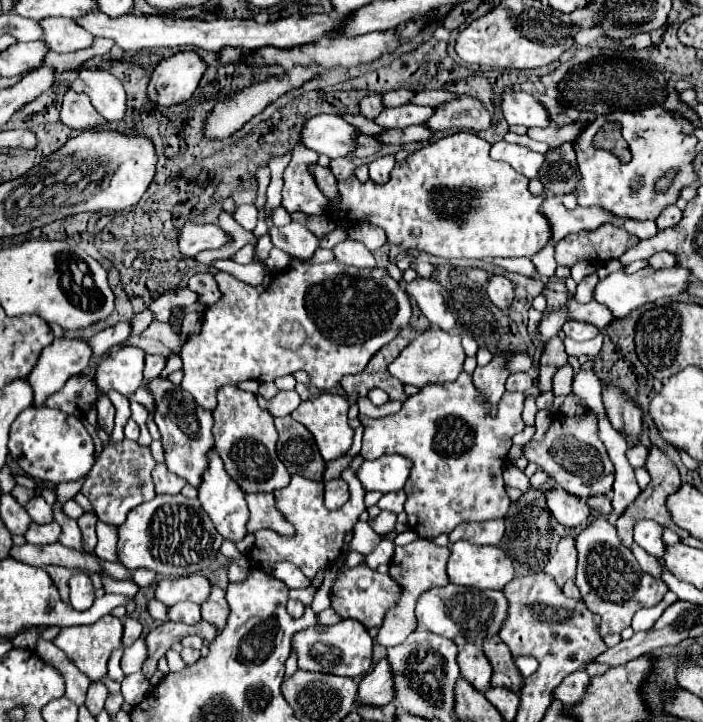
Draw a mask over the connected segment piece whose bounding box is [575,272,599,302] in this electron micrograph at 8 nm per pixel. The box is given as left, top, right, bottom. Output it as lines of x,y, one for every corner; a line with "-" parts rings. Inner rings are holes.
597,272
589,274
589,276
587,276
587,280
581,280
581,282
577,284
575,298
577,298
579,302
587,302
587,300
591,300
591,296
593,296
593,288
595,288
595,284
597,284
597,282
599,282

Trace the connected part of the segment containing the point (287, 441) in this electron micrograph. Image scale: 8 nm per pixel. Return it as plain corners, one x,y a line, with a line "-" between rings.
291,416
275,418
275,428
279,432
279,460
283,460
289,474
301,474
309,480
323,480
325,460
321,458
311,432

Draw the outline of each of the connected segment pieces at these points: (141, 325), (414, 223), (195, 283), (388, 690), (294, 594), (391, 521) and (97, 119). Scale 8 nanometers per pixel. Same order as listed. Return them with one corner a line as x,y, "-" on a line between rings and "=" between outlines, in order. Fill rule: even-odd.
151,310
139,312
139,314
135,314
135,318
137,318
137,324
133,324
133,336
141,334
141,332
151,324
151,322
155,322
155,314
153,314
=
455,132
437,142
423,146
421,150
407,156
405,162
395,164
391,176
385,184
375,184
373,180
359,182
355,176
339,182
339,198
335,204
321,194
315,180
309,174
308,165
317,163
319,154
303,145
295,147
291,162
283,172
283,208
293,212
303,212
307,216
329,214
331,218
349,222
369,222
387,232
391,244
405,250
419,250
441,258
487,258
487,256
525,256
531,258
551,240
549,222
539,212
543,196
533,196
527,188
529,180
515,172
509,164
495,162
489,156
489,142
471,132
=
211,272
193,274
187,286
197,294
197,302
201,302
201,304
213,304
215,300
221,298
221,292
219,292
=
385,656
359,682
359,696
357,696
357,700
361,704
385,706
385,704
393,702
393,694
395,694
395,688
391,684
391,666
387,664
387,656
=
309,586
309,588
303,588
303,590
289,590
289,598
299,600
299,602
303,602
305,606
309,606
311,600
313,600
313,594
315,594
315,592
317,592
315,586
=
383,510
377,518
369,518
367,522
369,522
369,526
371,526
377,534
389,534
389,532
393,532
393,528
395,528
395,520
397,520
397,514
=
69,88
63,96
59,118
69,128
77,128
77,130
93,130
105,124
103,116
99,116
99,112
95,112
95,108
91,106
89,96
75,92
73,88

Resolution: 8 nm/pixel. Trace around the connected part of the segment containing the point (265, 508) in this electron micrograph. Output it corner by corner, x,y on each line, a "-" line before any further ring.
247,492
245,494
247,506
249,506
249,522
247,530
257,532
261,528
271,528
283,536
293,536
295,528
283,520
283,516
273,506
273,494
267,492

